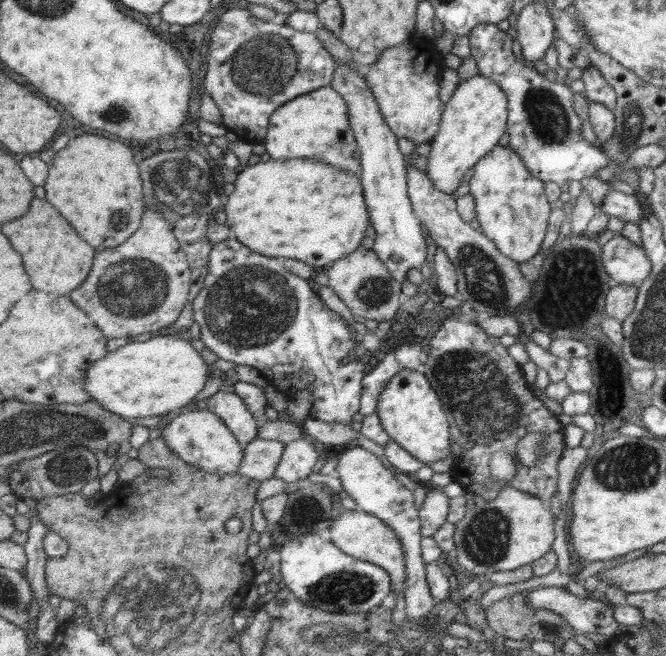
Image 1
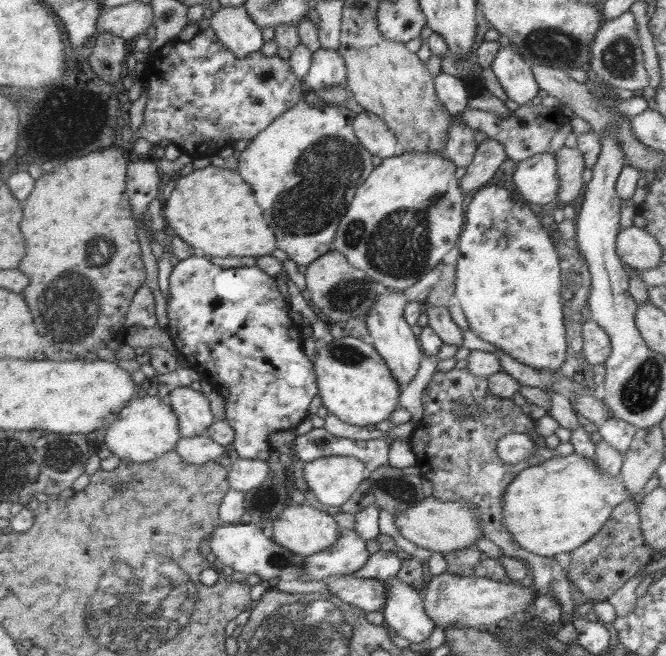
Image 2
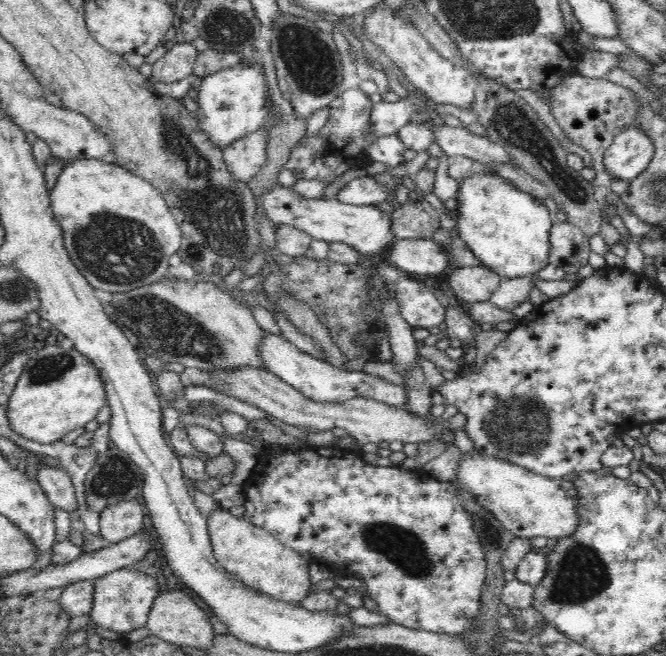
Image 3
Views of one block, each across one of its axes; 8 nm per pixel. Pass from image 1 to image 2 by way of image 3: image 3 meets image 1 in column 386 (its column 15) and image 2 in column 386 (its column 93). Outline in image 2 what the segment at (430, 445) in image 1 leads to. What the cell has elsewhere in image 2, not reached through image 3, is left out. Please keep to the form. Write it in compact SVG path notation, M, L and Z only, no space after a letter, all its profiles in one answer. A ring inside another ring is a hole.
M354 336L329 339L320 346L315 357L312 363L316 371L318 395L329 413L342 422L360 427L377 425L389 420L398 410L402 388L373 344Z

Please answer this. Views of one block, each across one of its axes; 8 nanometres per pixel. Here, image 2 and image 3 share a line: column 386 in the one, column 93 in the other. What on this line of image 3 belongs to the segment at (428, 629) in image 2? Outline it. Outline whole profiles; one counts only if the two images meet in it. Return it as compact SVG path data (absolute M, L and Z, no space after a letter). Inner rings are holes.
M127 567L94 579L93 583L93 603L89 613L93 627L99 626L104 630L119 633L146 627L148 613L154 608L153 602L158 596L159 585L156 579Z

